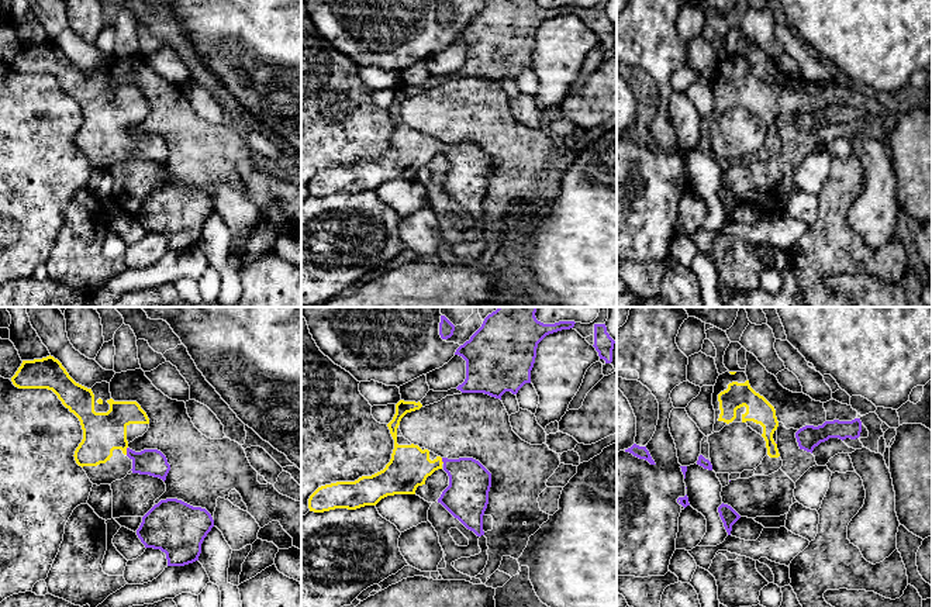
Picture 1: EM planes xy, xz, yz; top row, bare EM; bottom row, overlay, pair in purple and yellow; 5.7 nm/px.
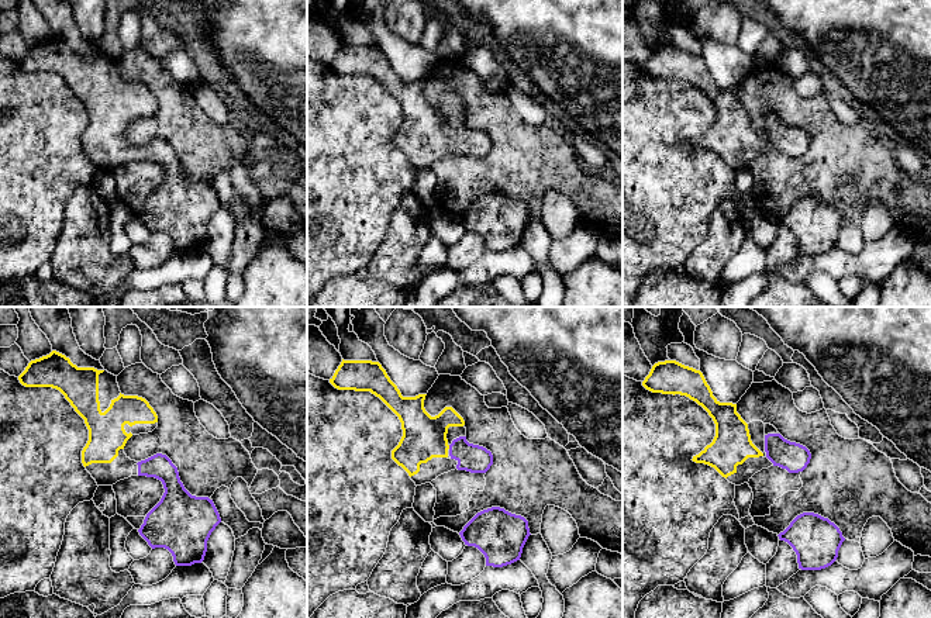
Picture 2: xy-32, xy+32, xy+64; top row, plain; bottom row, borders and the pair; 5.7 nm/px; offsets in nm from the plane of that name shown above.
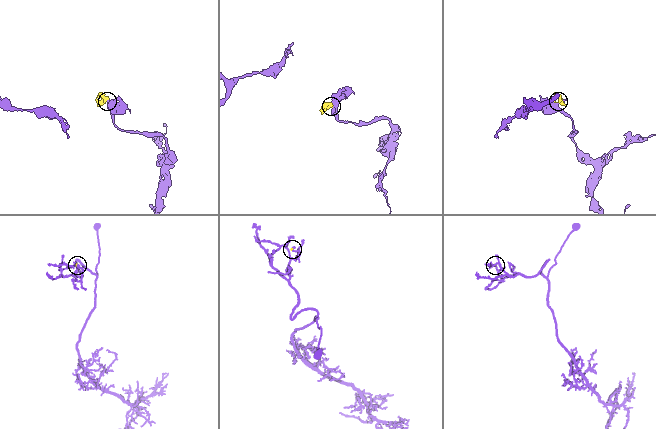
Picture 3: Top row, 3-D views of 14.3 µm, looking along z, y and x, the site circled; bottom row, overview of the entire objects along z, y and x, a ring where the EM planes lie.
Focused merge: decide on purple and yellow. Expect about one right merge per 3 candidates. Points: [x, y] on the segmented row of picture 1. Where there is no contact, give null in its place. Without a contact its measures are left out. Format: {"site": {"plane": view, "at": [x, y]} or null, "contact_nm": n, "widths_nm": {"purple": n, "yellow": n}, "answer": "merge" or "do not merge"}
{"site": {"plane": "xy", "at": [127, 451]}, "contact_nm": 50, "widths_nm": {"purple": 150, "yellow": 240}, "answer": "merge"}

